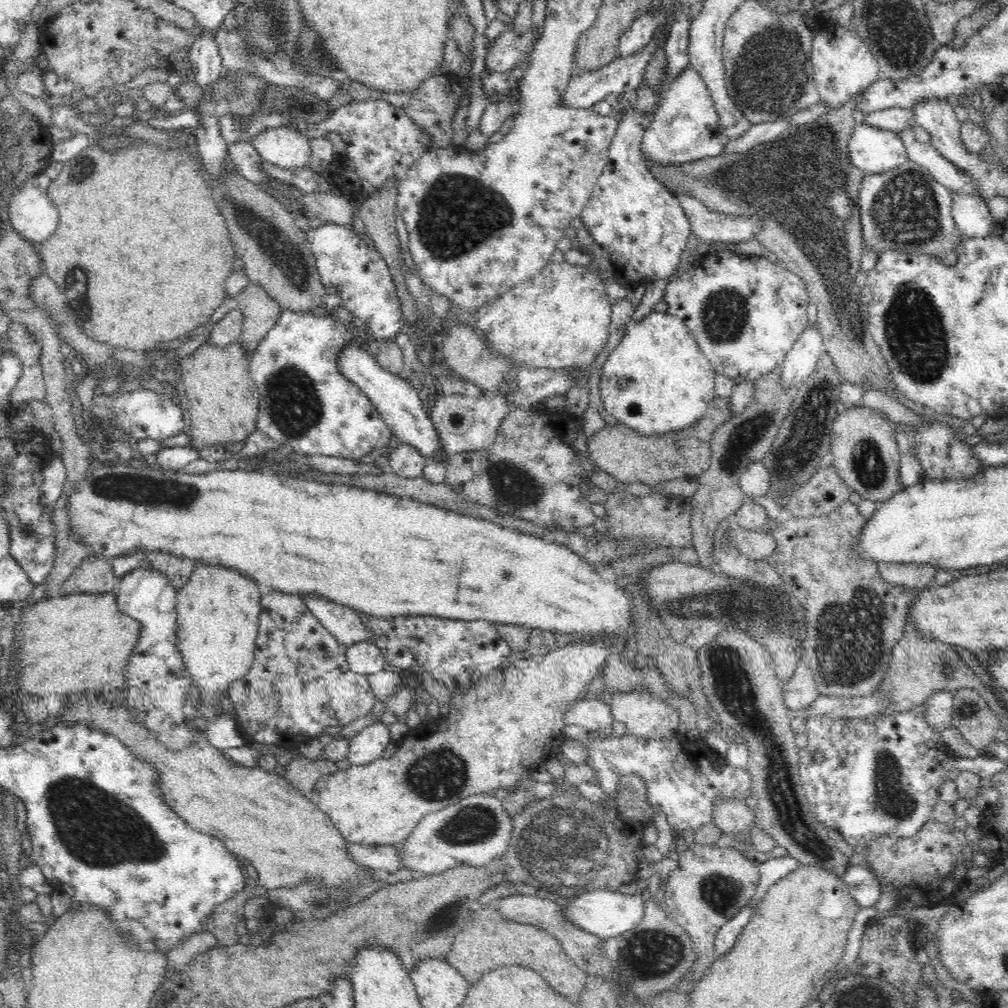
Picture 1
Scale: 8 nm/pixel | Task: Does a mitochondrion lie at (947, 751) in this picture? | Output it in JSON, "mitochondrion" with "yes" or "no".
{"mitochondrion":"no"}

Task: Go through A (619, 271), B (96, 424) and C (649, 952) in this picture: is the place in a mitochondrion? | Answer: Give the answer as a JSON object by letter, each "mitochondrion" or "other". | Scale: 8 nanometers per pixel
{"A":"other","B":"other","C":"mitochondrion"}

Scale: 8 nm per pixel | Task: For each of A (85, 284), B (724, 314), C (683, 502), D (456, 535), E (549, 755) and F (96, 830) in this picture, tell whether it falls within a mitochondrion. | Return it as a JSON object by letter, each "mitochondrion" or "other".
{"A":"mitochondrion","B":"mitochondrion","C":"other","D":"other","E":"other","F":"mitochondrion"}

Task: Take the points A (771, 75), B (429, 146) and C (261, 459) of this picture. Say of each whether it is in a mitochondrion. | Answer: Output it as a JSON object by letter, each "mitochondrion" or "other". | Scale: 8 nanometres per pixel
{"A":"mitochondrion","B":"other","C":"other"}

